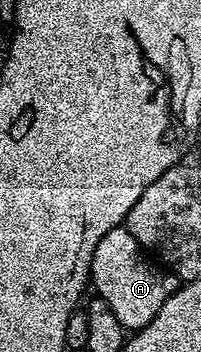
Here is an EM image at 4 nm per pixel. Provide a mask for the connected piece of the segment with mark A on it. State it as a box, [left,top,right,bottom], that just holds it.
[89,227,179,331]

